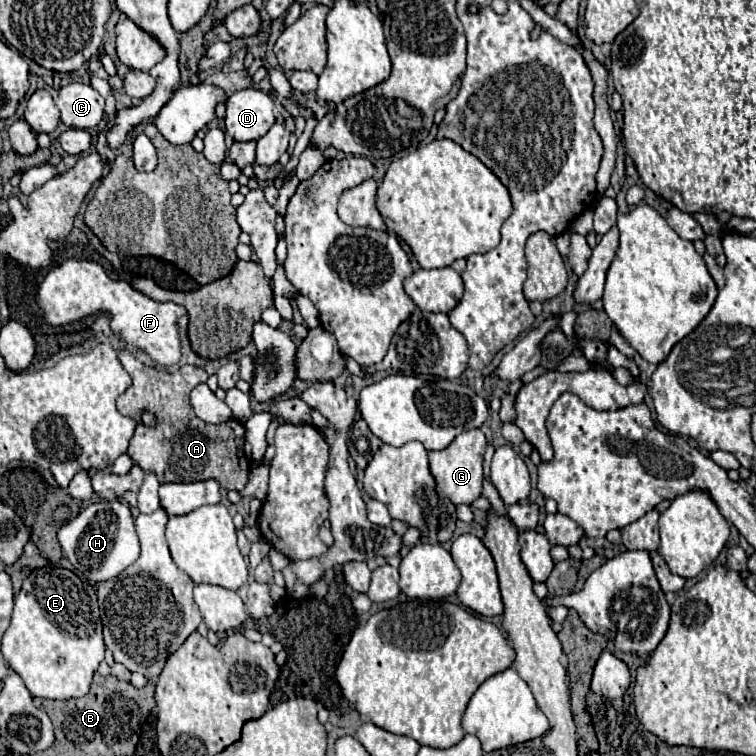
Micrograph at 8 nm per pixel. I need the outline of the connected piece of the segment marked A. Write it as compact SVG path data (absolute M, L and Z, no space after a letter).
M128 348L118 350L118 358L124 370L132 376L134 384L118 398L118 410L132 416L132 410L154 410L158 424L148 428L144 424L136 426L130 440L128 456L144 472L154 472L160 484L170 482L198 482L214 478L224 490L244 490L250 462L244 454L244 426L238 420L228 420L224 424L206 424L196 418L190 404L190 392L184 392L184 374L204 374L202 368L182 366L176 372L166 372L150 368L140 362Z

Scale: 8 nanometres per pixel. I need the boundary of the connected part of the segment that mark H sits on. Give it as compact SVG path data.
M98 502L84 508L76 518L64 524L58 530L58 542L62 546L64 556L72 562L76 576L98 586L100 582L112 580L130 564L134 564L140 556L138 536L134 532L134 520L128 504L122 502Z

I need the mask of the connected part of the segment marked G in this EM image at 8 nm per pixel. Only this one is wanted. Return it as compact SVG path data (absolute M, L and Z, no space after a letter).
M474 428L474 430L466 430L460 436L454 438L454 442L440 450L428 452L429 467L438 488L444 492L446 498L450 498L456 506L458 504L472 504L472 500L476 500L482 494L482 462L484 462L484 450L486 450L486 438L484 434Z

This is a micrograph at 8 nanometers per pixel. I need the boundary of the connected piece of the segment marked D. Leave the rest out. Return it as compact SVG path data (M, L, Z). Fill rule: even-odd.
M256 88L234 92L226 100L226 134L236 142L250 142L262 138L274 120L274 102L268 94Z

